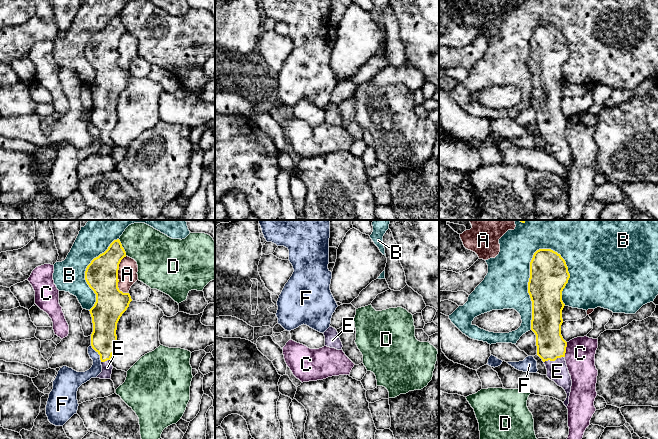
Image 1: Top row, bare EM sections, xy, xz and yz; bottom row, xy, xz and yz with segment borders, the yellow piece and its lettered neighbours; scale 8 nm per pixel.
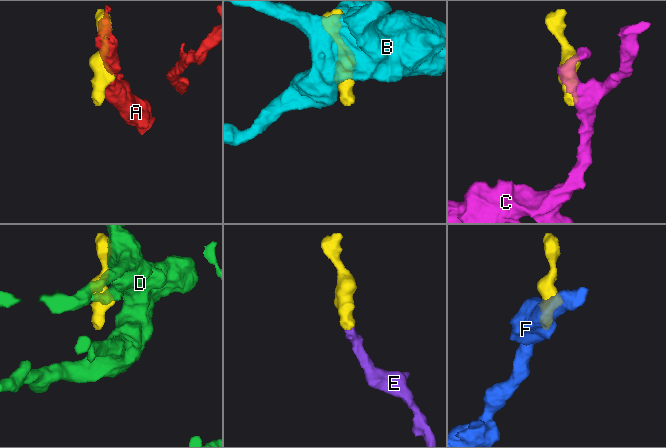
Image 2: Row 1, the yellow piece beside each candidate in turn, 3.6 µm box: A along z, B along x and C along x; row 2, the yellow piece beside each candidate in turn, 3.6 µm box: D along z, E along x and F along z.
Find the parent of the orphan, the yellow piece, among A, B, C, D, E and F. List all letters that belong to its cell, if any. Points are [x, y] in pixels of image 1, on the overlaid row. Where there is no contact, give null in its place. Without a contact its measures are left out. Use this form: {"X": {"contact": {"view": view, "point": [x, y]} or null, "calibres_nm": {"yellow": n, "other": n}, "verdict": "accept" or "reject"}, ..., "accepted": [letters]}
{"A": {"contact": {"view": "xy", "point": [117, 274]}, "calibres_nm": {"yellow": 260, "other": 160}, "verdict": "reject"}, "B": {"contact": {"view": "yz", "point": [528, 283]}, "calibres_nm": {"yellow": 300, "other": 360}, "verdict": "reject"}, "C": {"contact": {"view": "yz", "point": [565, 350]}, "calibres_nm": {"yellow": 220, "other": 240}, "verdict": "reject"}, "D": {"contact": {"view": "xy", "point": [122, 247]}, "calibres_nm": {"yellow": 240, "other": 320}, "verdict": "reject"}, "E": {"contact": {"view": "yz", "point": [553, 360]}, "calibres_nm": {"yellow": 220, "other": 170}, "verdict": "accept"}, "F": {"contact": {"view": "xy", "point": [98, 353]}, "calibres_nm": {"yellow": 200, "other": 100}, "verdict": "reject"}, "accepted": ["E"]}

